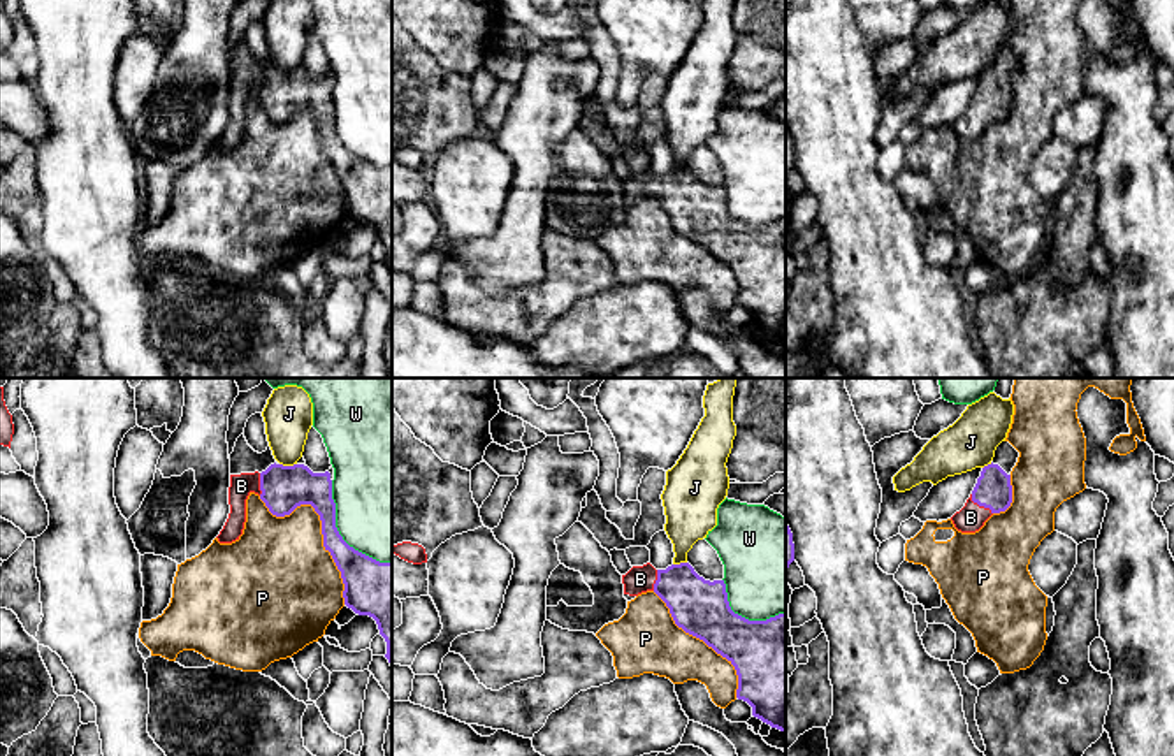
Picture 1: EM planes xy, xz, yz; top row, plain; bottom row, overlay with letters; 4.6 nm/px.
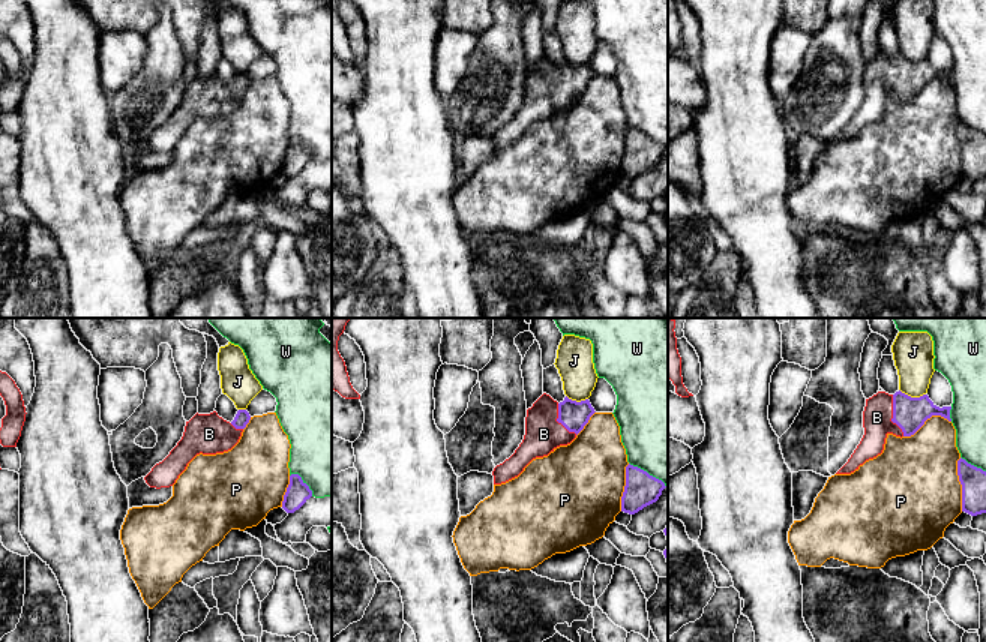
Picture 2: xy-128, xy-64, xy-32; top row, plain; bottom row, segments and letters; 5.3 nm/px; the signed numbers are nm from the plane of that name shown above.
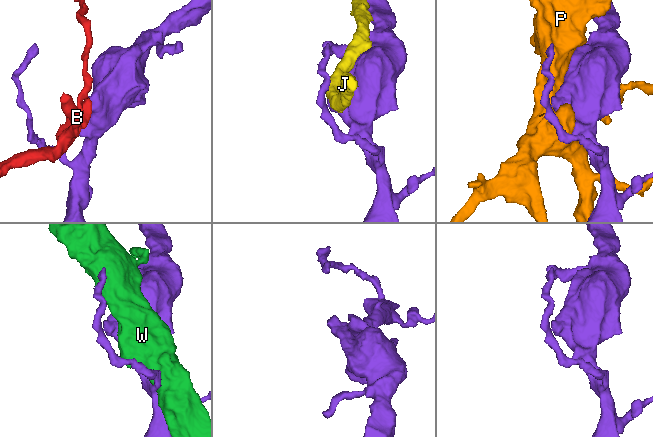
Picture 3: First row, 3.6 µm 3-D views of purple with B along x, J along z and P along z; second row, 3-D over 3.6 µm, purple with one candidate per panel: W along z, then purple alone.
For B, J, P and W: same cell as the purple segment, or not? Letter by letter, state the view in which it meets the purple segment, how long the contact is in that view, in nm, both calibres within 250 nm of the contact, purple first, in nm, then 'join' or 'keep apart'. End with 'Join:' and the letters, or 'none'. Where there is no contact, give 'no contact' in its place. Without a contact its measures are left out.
B: yz | 140 nm | 170/120 nm | join
J: xy | 80 nm | 200/220 nm | keep apart
P: xy | 650 nm | 200/440 nm | keep apart
W: xy | 480 nm | 200/460 nm | keep apart
Join: B

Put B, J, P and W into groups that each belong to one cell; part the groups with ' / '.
B / J / P / W

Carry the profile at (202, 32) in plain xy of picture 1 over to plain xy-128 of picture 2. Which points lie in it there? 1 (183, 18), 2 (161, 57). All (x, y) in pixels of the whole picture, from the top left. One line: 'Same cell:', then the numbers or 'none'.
Same cell: 2

